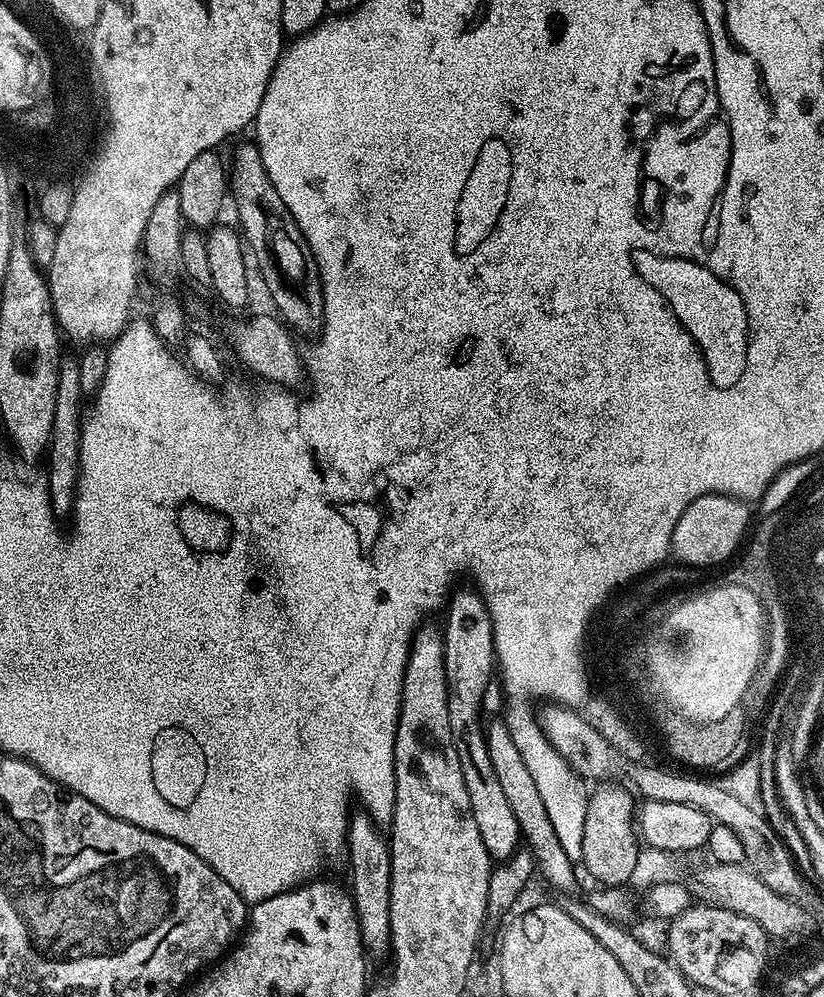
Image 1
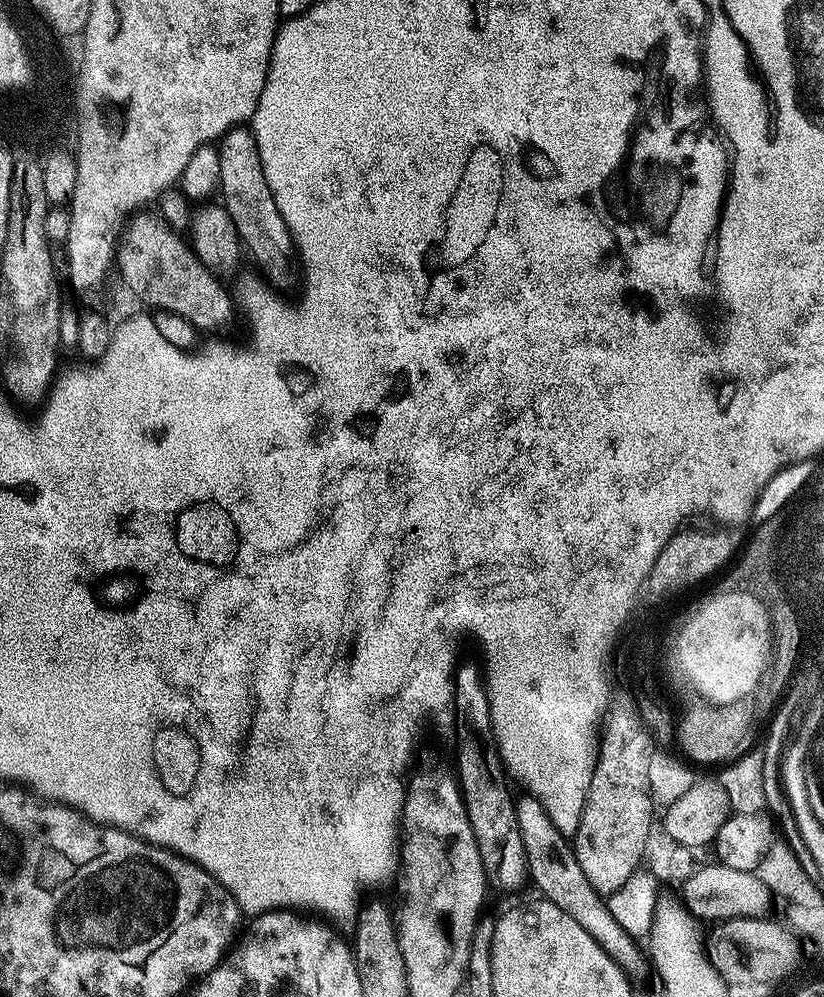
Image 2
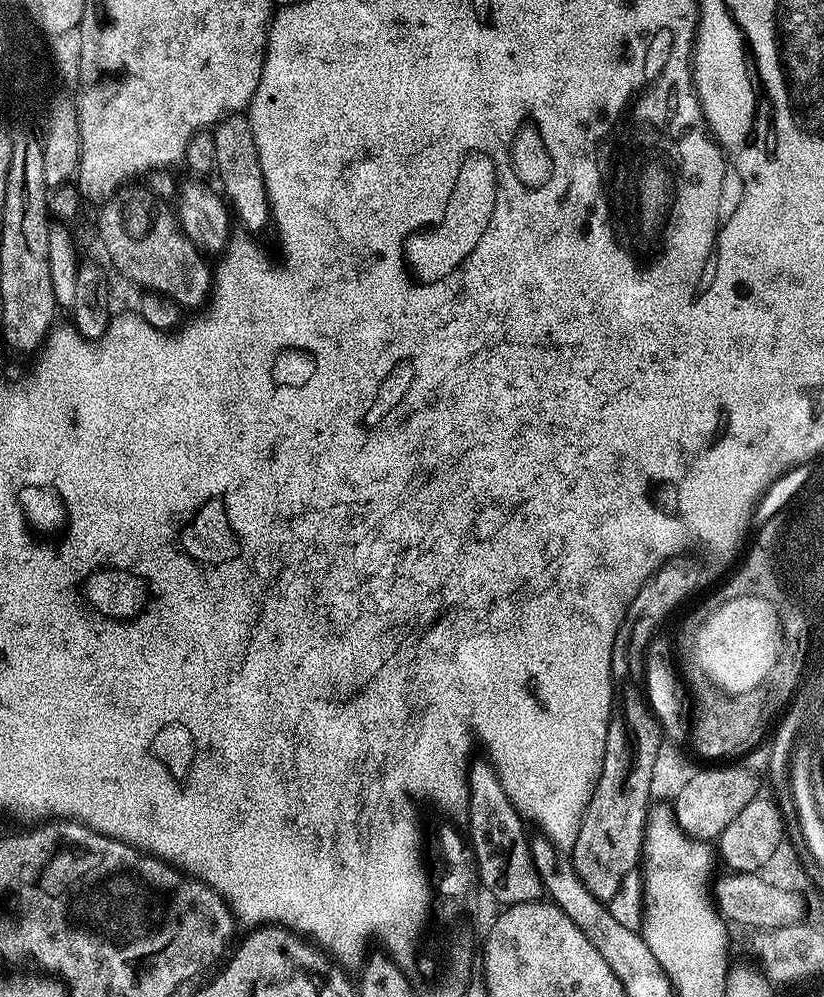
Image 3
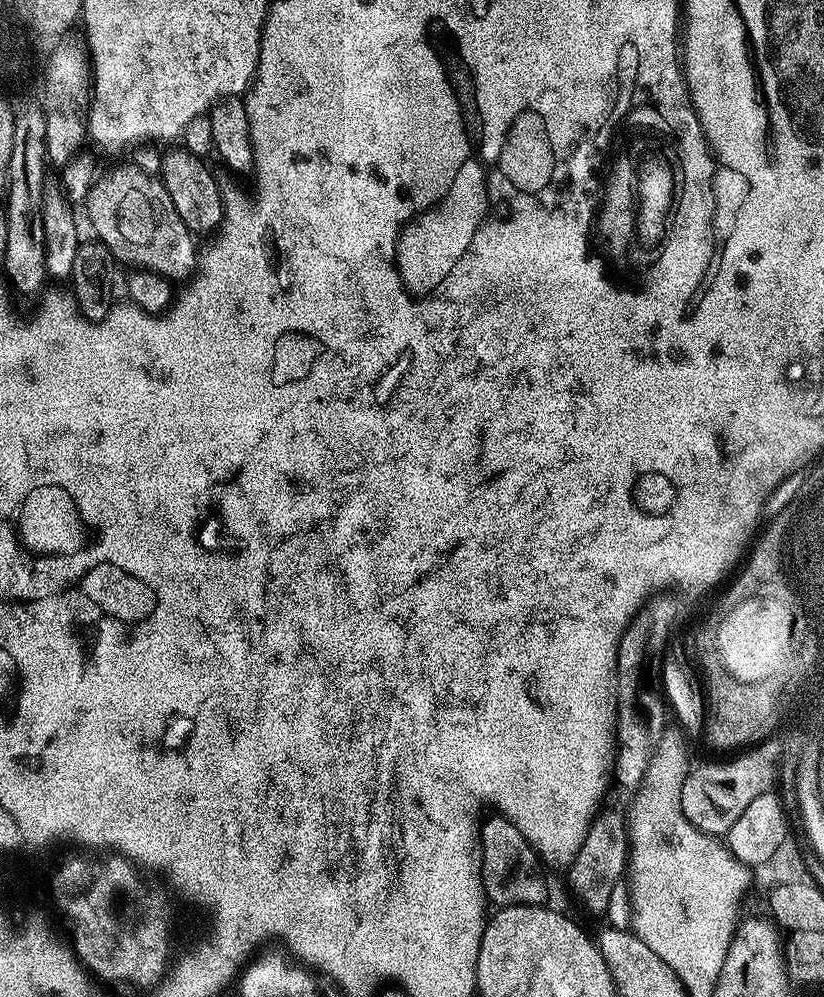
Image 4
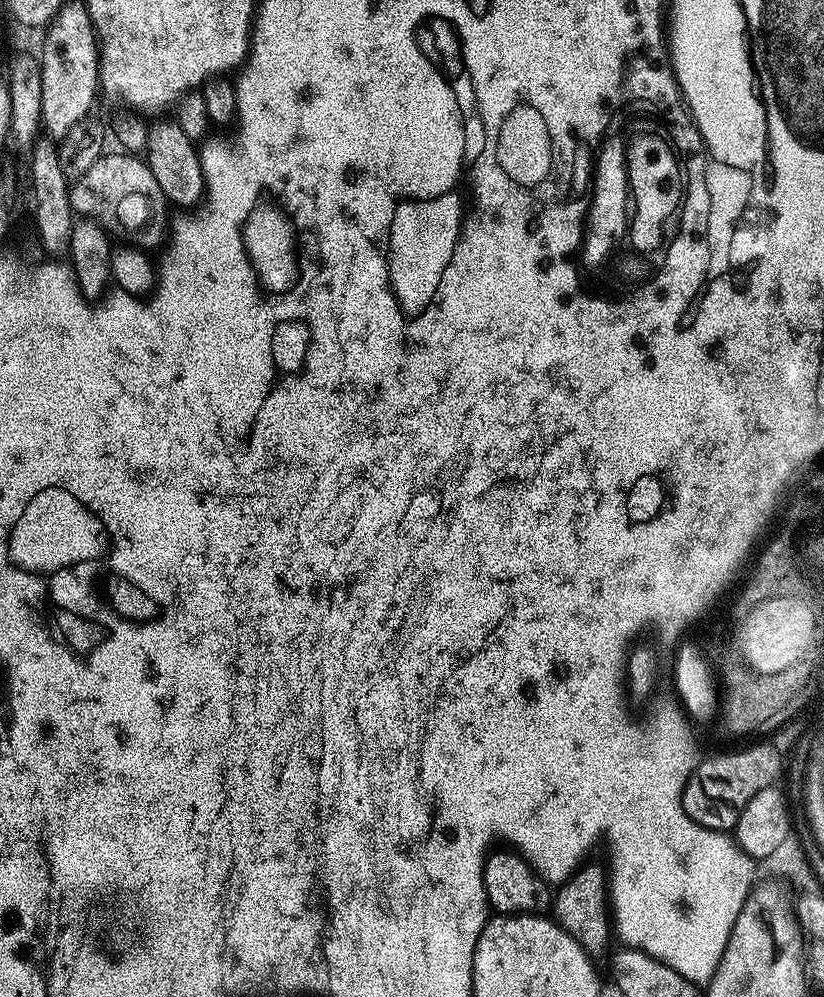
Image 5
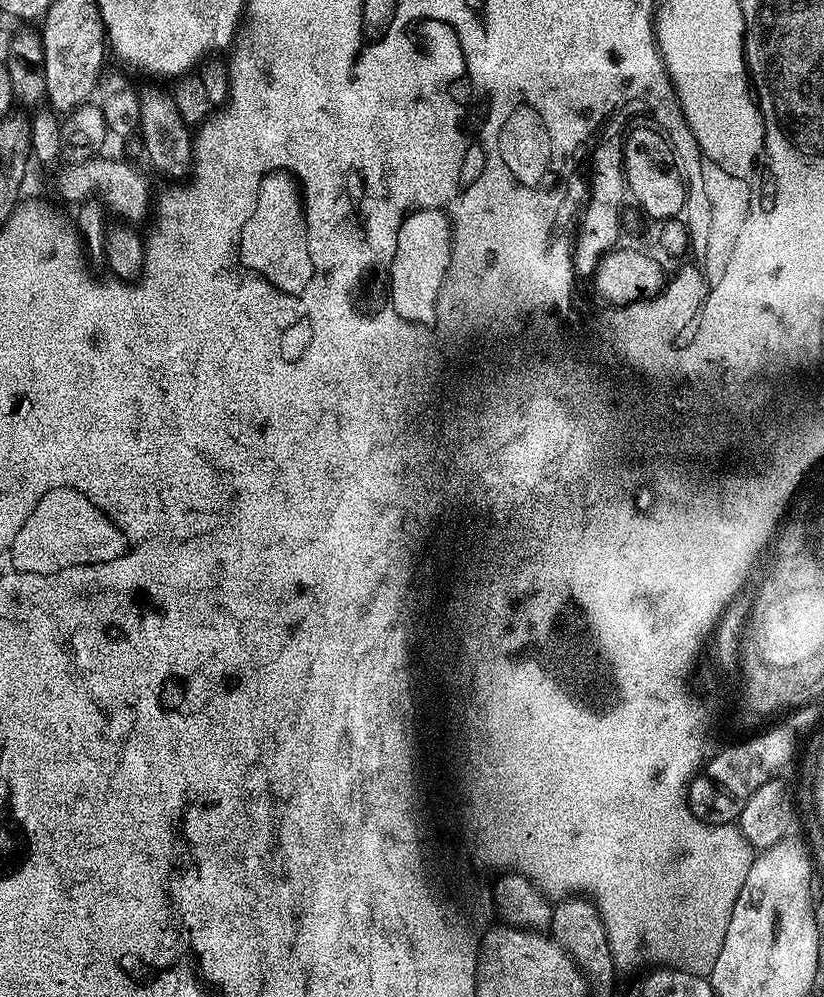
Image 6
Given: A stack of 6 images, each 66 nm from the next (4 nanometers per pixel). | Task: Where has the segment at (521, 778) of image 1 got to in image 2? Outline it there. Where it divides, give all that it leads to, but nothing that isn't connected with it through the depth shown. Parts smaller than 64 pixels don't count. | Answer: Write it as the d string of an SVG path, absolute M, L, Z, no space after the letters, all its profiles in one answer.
M524 794L524 797L516 800L516 817L518 830L522 834L524 853L528 859L528 874L531 883L536 883L537 890L541 892L539 895L570 914L612 959L624 966L638 963L640 952L632 941L635 939L614 920L605 897L596 891L582 872L569 837L563 836L558 826L550 822L550 814L546 814L535 796Z

